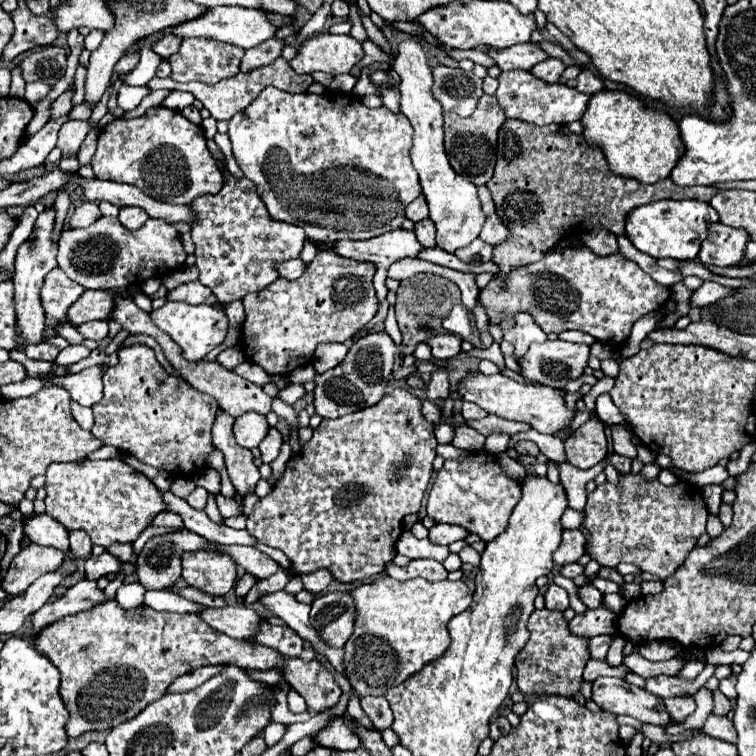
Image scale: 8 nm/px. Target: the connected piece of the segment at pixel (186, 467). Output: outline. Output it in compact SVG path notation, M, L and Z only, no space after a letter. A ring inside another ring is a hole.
M134 344L118 352L118 364L110 366L104 372L104 398L96 402L92 410L96 420L92 426L92 434L100 438L102 444L128 452L140 462L170 472L172 476L198 476L206 470L206 458L214 450L210 432L220 406L216 404L216 400L212 400L212 396L202 394L190 384L186 384L182 378L168 374L156 360L152 348Z

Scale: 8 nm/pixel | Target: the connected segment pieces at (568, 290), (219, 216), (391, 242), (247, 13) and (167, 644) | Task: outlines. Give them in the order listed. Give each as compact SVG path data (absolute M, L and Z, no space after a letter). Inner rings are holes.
M576 246L576 248L550 248L542 260L526 266L516 266L508 274L506 280L500 276L494 276L490 284L480 290L478 302L484 306L490 324L498 326L502 330L510 328L510 316L516 316L520 312L528 312L536 324L546 332L546 334L560 334L564 330L582 330L592 334L600 342L612 342L612 346L620 346L626 342L630 336L632 324L654 310L660 310L670 300L670 288L654 282L636 262L626 260L620 252L610 254L610 256L596 256L590 248L586 246Z
M218 162L218 168L224 172L222 190L192 200L190 208L196 212L192 240L196 244L194 256L200 270L200 282L214 292L218 302L230 304L272 284L278 278L276 264L298 258L306 236L304 230L294 224L272 220L252 182L248 184L246 178L234 178L224 162Z
M396 228L392 232L386 232L384 236L364 242L338 240L334 244L318 244L318 248L336 248L336 252L346 258L372 262L376 266L374 288L379 302L385 300L388 293L388 289L384 286L388 266L402 258L418 258L418 254L424 250L420 240L416 240L414 230L404 230L404 228Z
M220 6L220 8L208 8L204 14L200 14L198 18L194 20L188 20L184 24L178 24L178 26L172 26L172 28L166 28L164 32L156 32L152 36L146 36L144 40L138 40L132 48L128 48L128 54L138 54L142 46L146 48L152 48L160 38L164 38L166 34L174 34L174 36L180 36L180 38L190 38L190 36L202 36L202 38L214 38L214 40L220 40L220 42L228 42L228 44L234 44L234 46L240 46L240 48L254 48L258 46L260 42L268 40L274 36L278 28L274 24L270 24L264 14L260 10L252 10L252 8L242 8L242 6Z
M108 600L104 604L96 604L96 608L78 612L74 616L64 616L62 620L50 624L38 634L36 646L40 652L44 652L52 664L62 674L60 694L70 710L70 720L66 722L66 732L70 738L76 738L90 730L110 730L128 718L134 718L138 712L142 712L150 702L158 700L166 688L172 684L174 678L192 672L202 666L210 664L236 664L244 670L266 670L266 668L284 668L288 684L306 700L308 710L312 712L324 712L338 704L342 692L340 686L334 682L332 674L318 662L312 660L306 664L302 658L288 658L272 648L252 644L248 640L236 640L230 636L224 636L222 632L216 632L206 622L202 622L196 616L188 614L172 614L172 612L156 612L148 606L138 606L132 610L124 610L116 600Z

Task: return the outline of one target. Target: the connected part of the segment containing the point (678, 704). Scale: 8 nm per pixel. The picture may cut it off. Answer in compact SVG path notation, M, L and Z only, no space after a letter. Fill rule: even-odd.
M676 696L676 698L662 698L664 708L670 714L672 722L684 722L694 710L696 710L696 702L692 696Z

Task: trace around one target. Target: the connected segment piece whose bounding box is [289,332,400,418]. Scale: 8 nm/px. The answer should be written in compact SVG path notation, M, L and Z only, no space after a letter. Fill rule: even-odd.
M370 332L358 340L354 340L352 348L348 350L346 358L332 370L319 374L312 364L296 368L290 375L290 381L314 381L314 406L316 414L322 418L338 418L350 412L358 412L366 406L376 404L376 400L386 396L386 386L392 376L394 360L396 360L398 346L386 332Z

